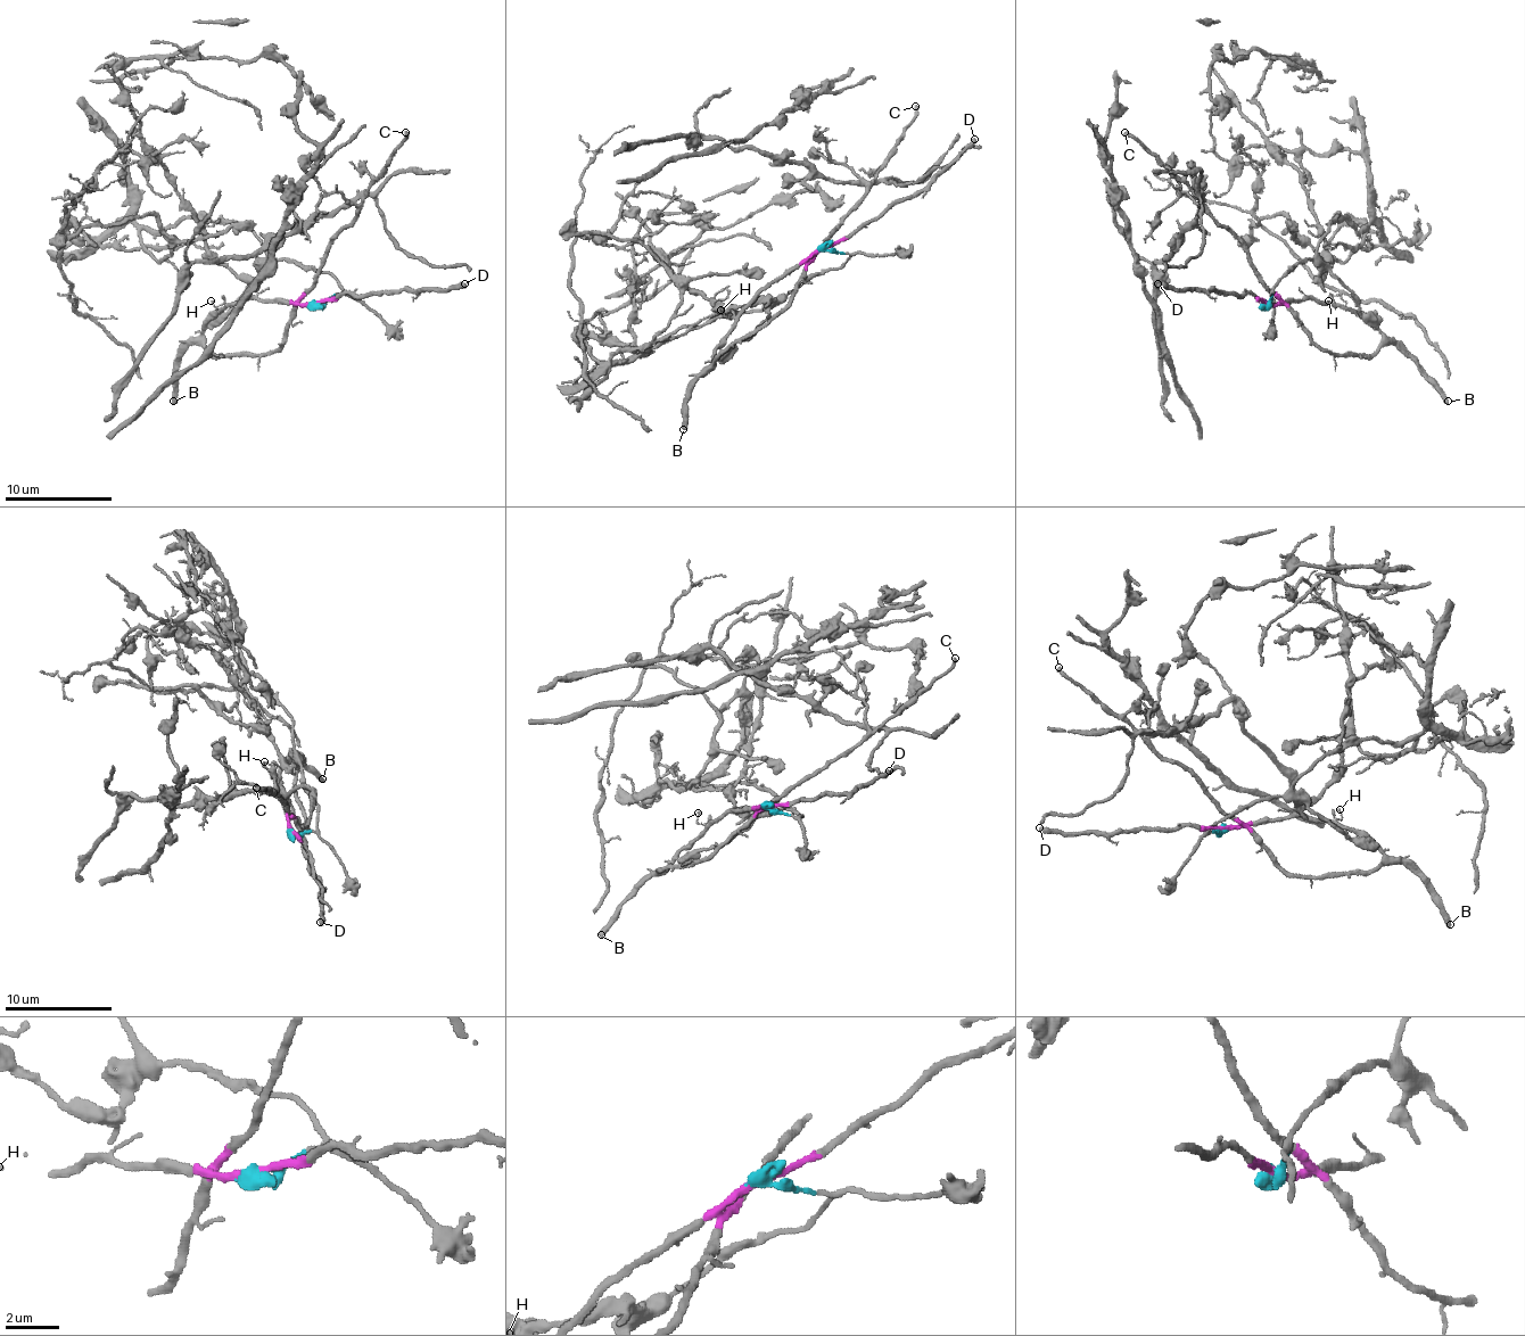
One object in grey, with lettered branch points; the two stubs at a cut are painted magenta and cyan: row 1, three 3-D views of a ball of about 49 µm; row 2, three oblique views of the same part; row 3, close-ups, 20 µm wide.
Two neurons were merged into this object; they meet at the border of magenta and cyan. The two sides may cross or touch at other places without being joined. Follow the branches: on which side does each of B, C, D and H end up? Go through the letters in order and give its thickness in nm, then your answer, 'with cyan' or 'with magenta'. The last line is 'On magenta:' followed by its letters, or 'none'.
B: 420 nm thick; with magenta
C: 260 nm thick; with magenta
D: 380 nm thick; with magenta
H: 100 nm thick; with magenta
On magenta: B, C, D, H

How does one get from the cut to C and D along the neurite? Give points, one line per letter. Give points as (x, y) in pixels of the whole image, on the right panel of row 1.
C: (1266, 305), (1277, 300), (1245, 247), (1212, 217), (1200, 198), (1124, 132)
D: (1266, 305), (1250, 293), (1237, 295), (1216, 289), (1164, 289), (1156, 285)

